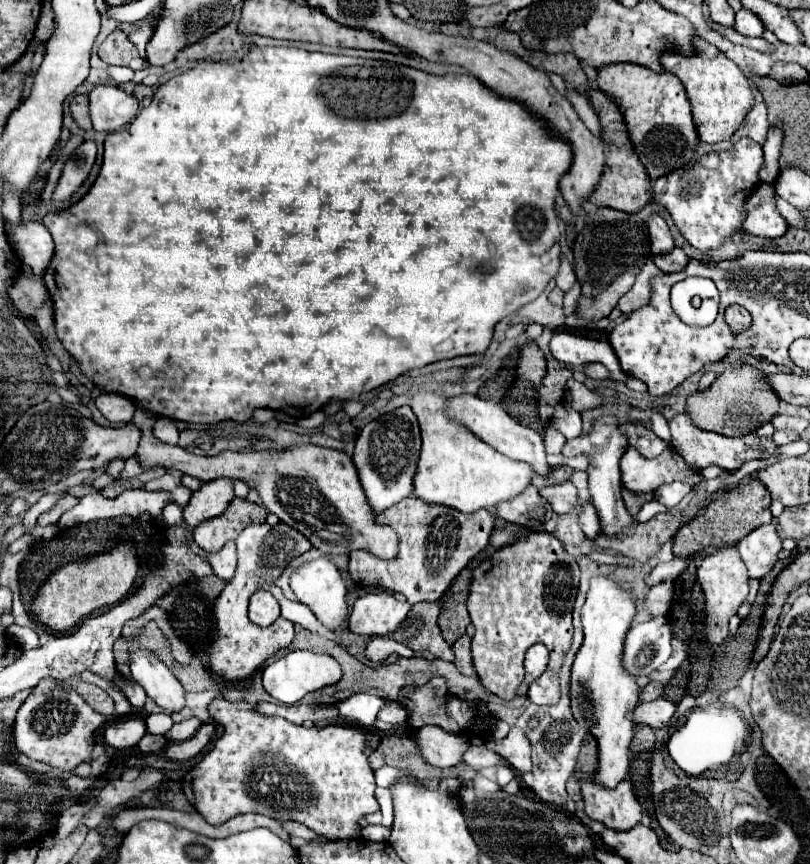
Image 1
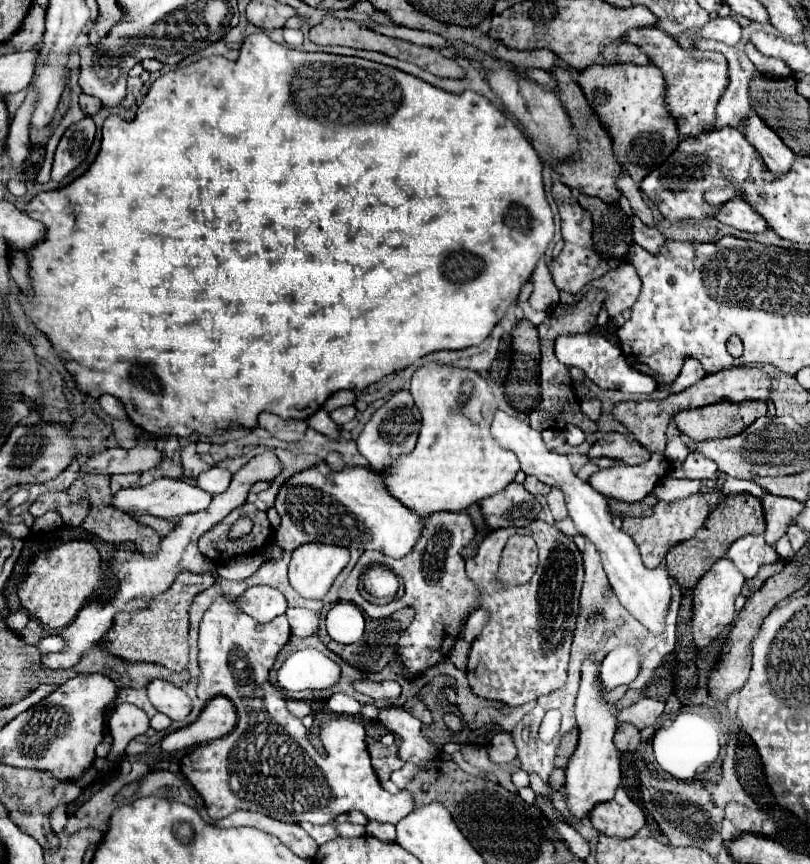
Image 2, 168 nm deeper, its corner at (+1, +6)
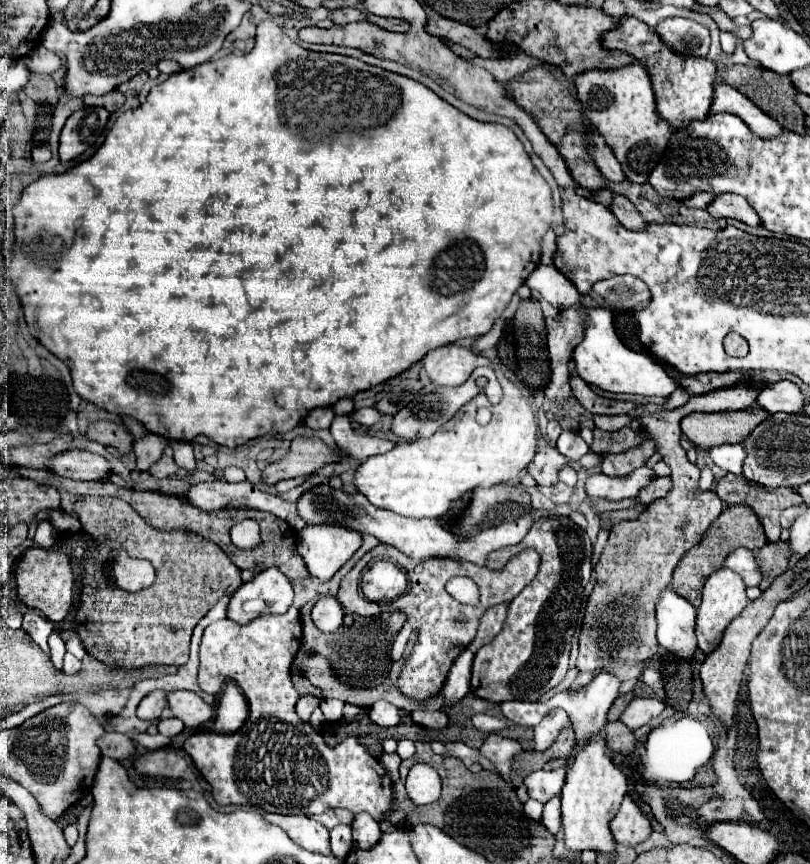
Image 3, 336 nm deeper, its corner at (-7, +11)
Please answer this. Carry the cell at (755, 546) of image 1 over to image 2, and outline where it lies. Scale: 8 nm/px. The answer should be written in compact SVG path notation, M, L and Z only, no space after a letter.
M762 534L742 536L728 548L726 554L730 556L730 560L734 560L734 564L746 578L756 576L762 564L772 564L780 558L778 552L766 544Z

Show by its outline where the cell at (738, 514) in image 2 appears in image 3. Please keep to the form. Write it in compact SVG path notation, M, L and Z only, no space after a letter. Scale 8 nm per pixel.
M742 505L736 507L726 507L722 511L722 515L716 519L716 523L710 525L710 531L702 537L702 543L698 543L696 547L692 547L678 563L678 567L674 569L674 577L672 577L672 589L682 595L688 603L692 603L694 607L700 607L700 595L702 595L702 587L706 583L706 579L718 571L722 567L722 561L726 559L726 555L730 555L734 549L738 547L746 547L750 551L764 547L766 543L766 535L762 531L762 525L758 523L758 517Z

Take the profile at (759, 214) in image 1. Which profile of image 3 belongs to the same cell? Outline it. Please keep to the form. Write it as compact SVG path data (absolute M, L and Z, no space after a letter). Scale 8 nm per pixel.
M726 193L726 195L718 195L714 197L714 201L706 207L706 211L714 217L714 219L720 219L720 217L732 217L732 219L738 219L746 225L760 225L760 219L756 215L756 211L748 205L748 201L740 195L732 195L732 193Z

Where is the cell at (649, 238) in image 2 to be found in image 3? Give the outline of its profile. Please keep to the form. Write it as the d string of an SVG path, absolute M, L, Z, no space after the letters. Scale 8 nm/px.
M614 193L610 211L626 229L640 229L646 225L646 221L634 211L634 205L628 199L622 199L622 195L618 195L618 193Z

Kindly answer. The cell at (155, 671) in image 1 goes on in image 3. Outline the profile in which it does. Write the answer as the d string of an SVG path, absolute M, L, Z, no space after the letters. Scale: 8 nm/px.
M192 691L168 693L168 707L172 709L174 717L178 717L188 729L202 729L206 727L204 723L210 723L210 719L216 717L214 707L204 703L202 697Z

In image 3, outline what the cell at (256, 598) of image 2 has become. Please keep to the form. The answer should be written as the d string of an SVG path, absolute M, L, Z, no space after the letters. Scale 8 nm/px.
M270 567L262 573L258 573L252 581L244 583L232 597L228 603L228 611L226 617L232 619L238 625L248 625L250 619L256 619L258 615L284 615L288 611L288 607L292 605L292 585L290 581L280 573L276 567Z

